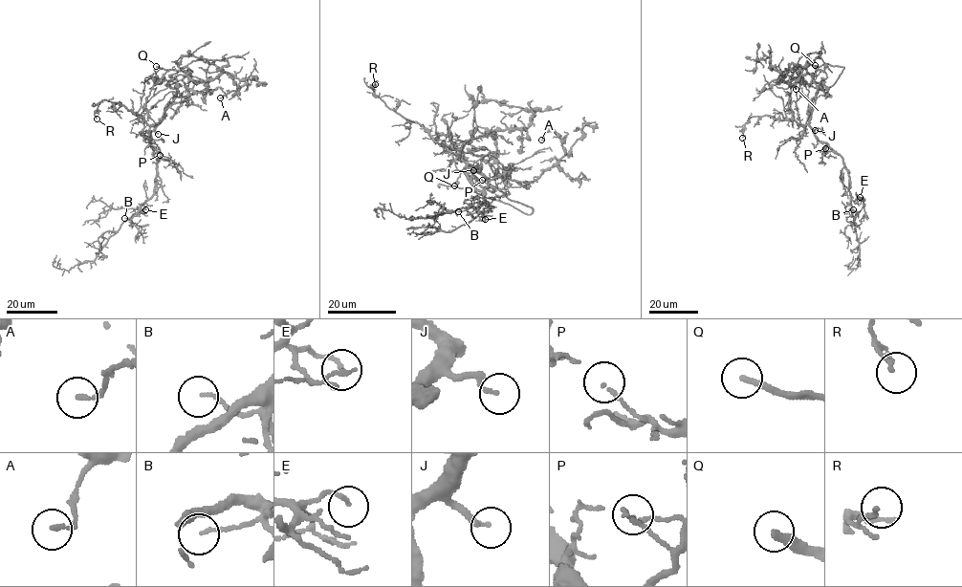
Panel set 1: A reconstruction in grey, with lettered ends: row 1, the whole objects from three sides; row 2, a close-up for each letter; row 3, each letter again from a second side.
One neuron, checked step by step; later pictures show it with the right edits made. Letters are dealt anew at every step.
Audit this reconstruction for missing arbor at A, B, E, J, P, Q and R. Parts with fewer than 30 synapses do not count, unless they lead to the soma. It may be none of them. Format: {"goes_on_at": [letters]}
{"goes_on_at": ["J", "Q"]}

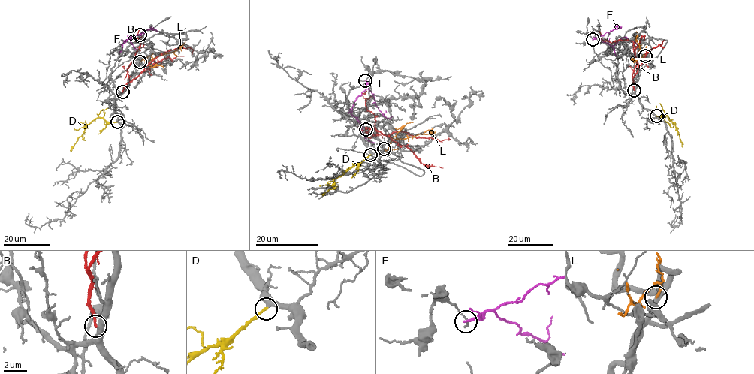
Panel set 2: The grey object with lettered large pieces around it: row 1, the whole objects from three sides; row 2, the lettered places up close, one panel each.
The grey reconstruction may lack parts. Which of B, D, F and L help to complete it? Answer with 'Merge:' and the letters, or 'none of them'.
Merge: D

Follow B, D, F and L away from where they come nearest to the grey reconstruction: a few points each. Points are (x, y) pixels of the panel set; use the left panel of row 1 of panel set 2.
B: (122, 91), (129, 81), (128, 65), (142, 40), (136, 40), (135, 37), (140, 27)
D: (117, 122), (109, 123), (96, 117), (86, 125), (70, 152)
F: (139, 34), (124, 40), (132, 37), (130, 41), (137, 48)
L: (140, 61), (143, 59), (147, 62), (157, 56), (176, 51), (185, 42)

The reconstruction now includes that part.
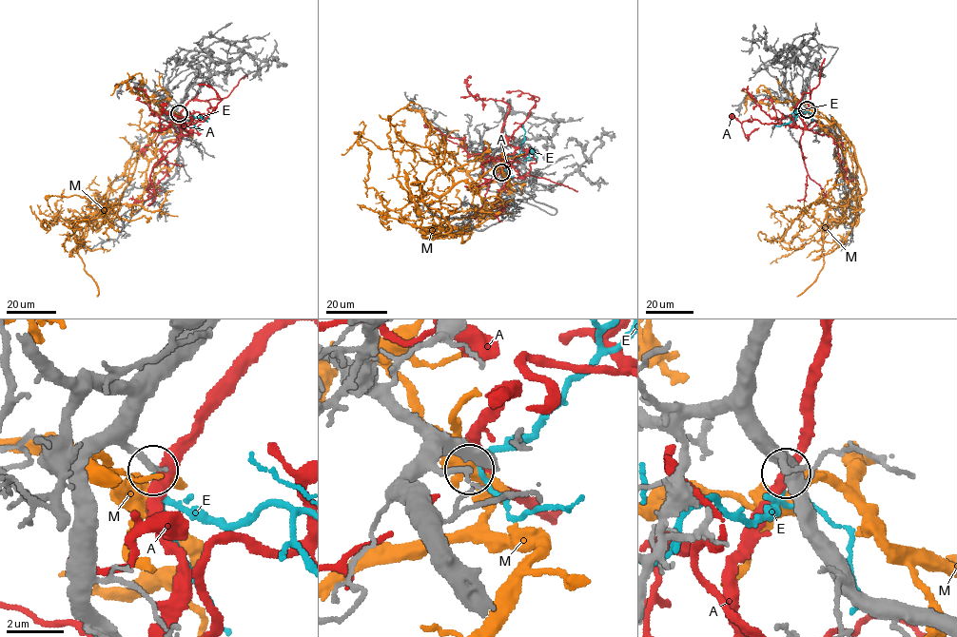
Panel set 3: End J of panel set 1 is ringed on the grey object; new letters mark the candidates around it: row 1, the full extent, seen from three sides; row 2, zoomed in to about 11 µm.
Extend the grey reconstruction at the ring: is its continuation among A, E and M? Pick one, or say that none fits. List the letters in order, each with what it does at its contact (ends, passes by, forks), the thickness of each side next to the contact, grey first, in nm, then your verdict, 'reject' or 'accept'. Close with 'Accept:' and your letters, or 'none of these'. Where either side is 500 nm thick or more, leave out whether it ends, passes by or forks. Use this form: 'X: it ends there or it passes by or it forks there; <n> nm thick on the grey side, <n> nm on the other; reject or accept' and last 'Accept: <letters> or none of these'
A: it passes by; 260 nm thick on the grey side, 400 nm on the other; reject
E: it passes by; 260 nm thick on the grey side, 140 nm on the other; accept
M: it passes by; 190 nm thick on the grey side, 440 nm on the other; reject
Accept: E

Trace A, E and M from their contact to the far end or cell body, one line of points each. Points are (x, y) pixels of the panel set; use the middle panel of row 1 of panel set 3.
A: (501, 172), (515, 156), (501, 133), (509, 106), (476, 99), (468, 90), (478, 96), (483, 109)
E: (501, 172), (519, 153), (525, 131), (522, 125)
M: (502, 175), (512, 183), (483, 218), (459, 181), (388, 209), (365, 183), (369, 151), (356, 141), (341, 154)

